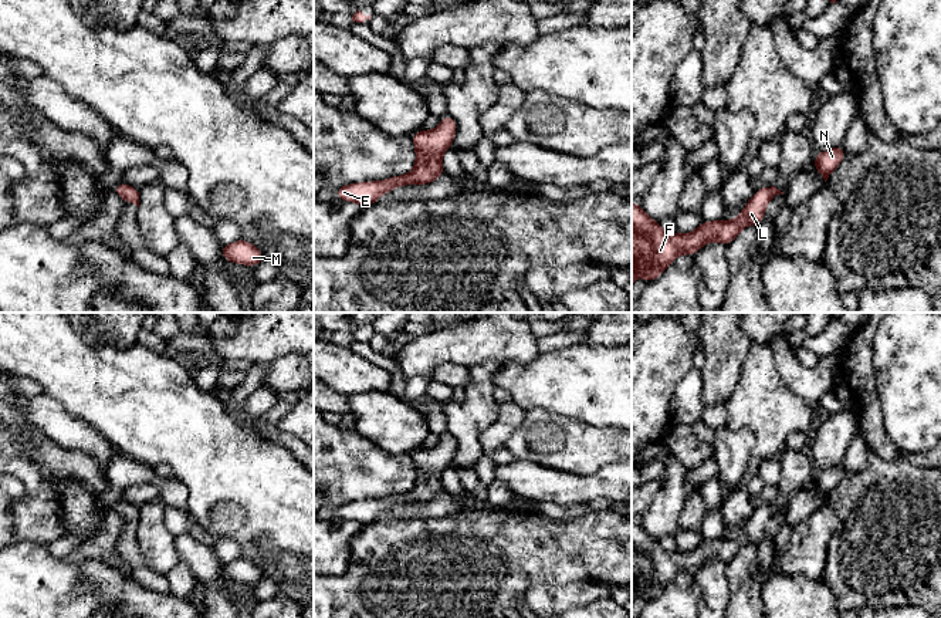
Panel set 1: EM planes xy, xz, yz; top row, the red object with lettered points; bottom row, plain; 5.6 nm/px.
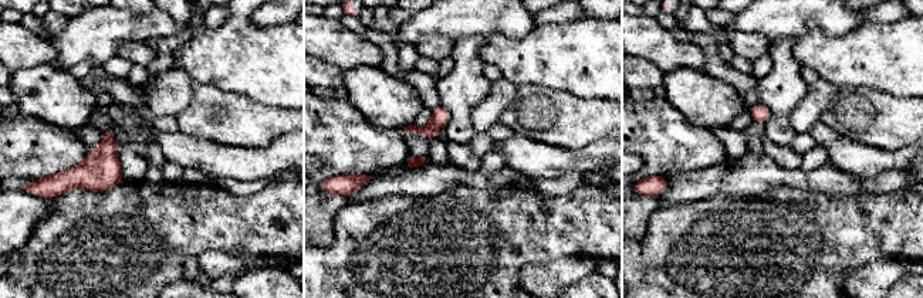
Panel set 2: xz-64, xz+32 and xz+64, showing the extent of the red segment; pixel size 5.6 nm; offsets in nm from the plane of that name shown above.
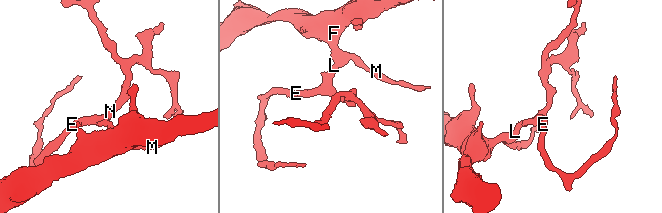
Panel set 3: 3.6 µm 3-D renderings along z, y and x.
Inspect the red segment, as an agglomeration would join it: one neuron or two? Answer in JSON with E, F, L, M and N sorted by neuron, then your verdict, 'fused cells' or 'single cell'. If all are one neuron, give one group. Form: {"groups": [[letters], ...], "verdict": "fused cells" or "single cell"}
{"groups": [["E", "F", "L", "M", "N"]], "verdict": "single cell"}

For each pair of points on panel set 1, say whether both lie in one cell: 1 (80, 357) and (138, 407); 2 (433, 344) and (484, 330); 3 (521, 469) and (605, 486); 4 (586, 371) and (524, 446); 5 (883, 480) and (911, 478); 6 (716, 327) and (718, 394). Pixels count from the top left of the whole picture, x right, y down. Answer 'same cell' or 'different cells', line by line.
1: same cell
2: same cell
3: same cell
4: different cells
5: same cell
6: same cell

